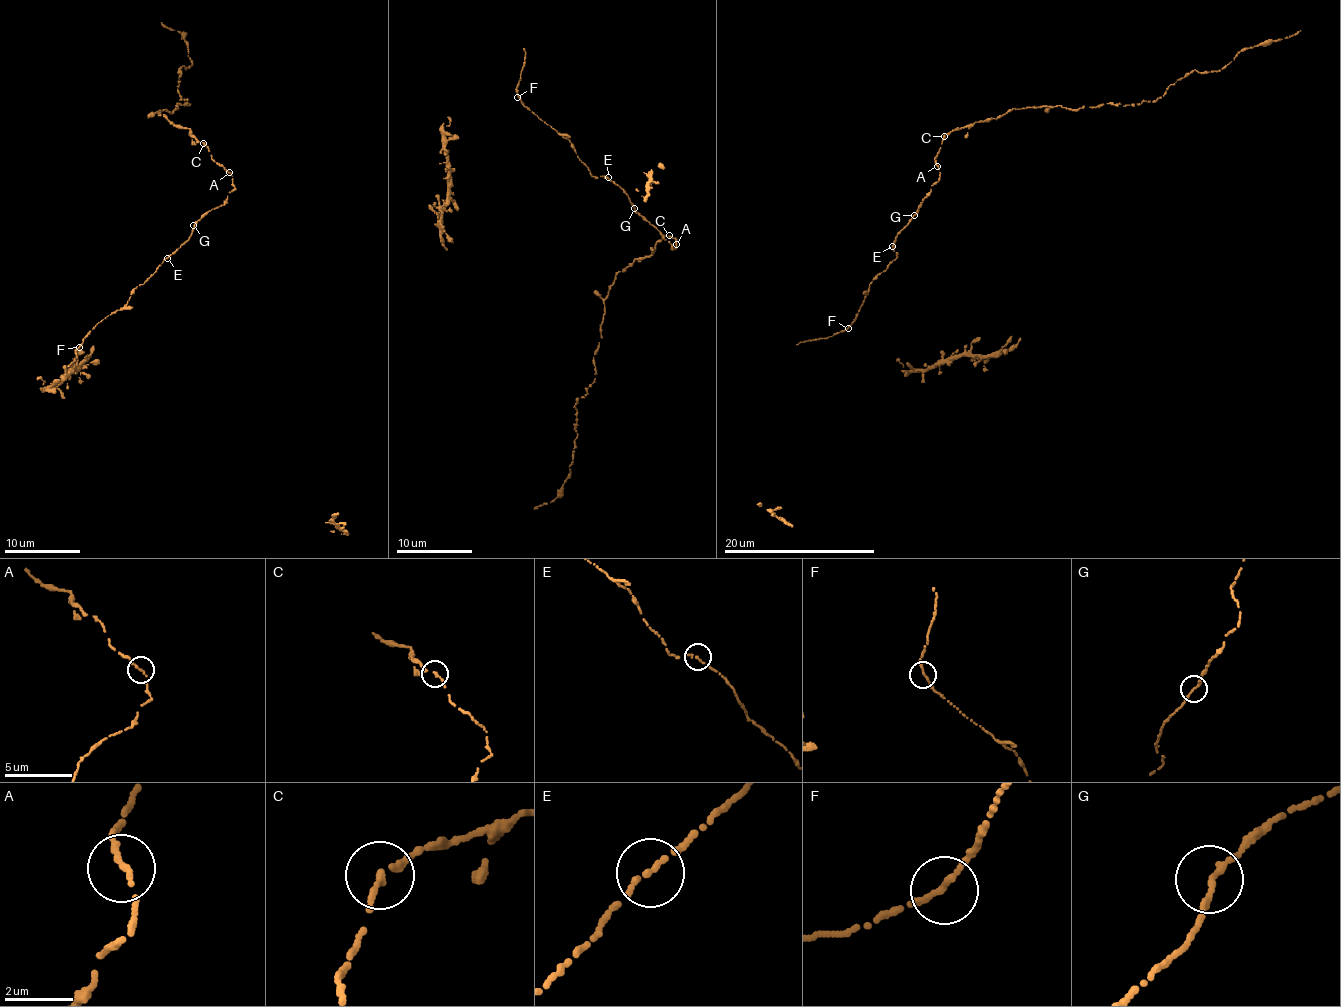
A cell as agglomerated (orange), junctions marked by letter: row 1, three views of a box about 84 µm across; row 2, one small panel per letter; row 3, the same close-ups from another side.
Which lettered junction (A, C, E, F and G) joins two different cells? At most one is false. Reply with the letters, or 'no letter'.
no letter

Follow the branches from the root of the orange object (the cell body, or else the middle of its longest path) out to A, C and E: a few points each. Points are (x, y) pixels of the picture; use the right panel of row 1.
A: (919, 208), (933, 183), (938, 181), (937, 166)
C: (919, 208), (933, 183), (938, 181), (939, 170), (935, 158), (944, 136)
E: (919, 208), (900, 230), (892, 246)

